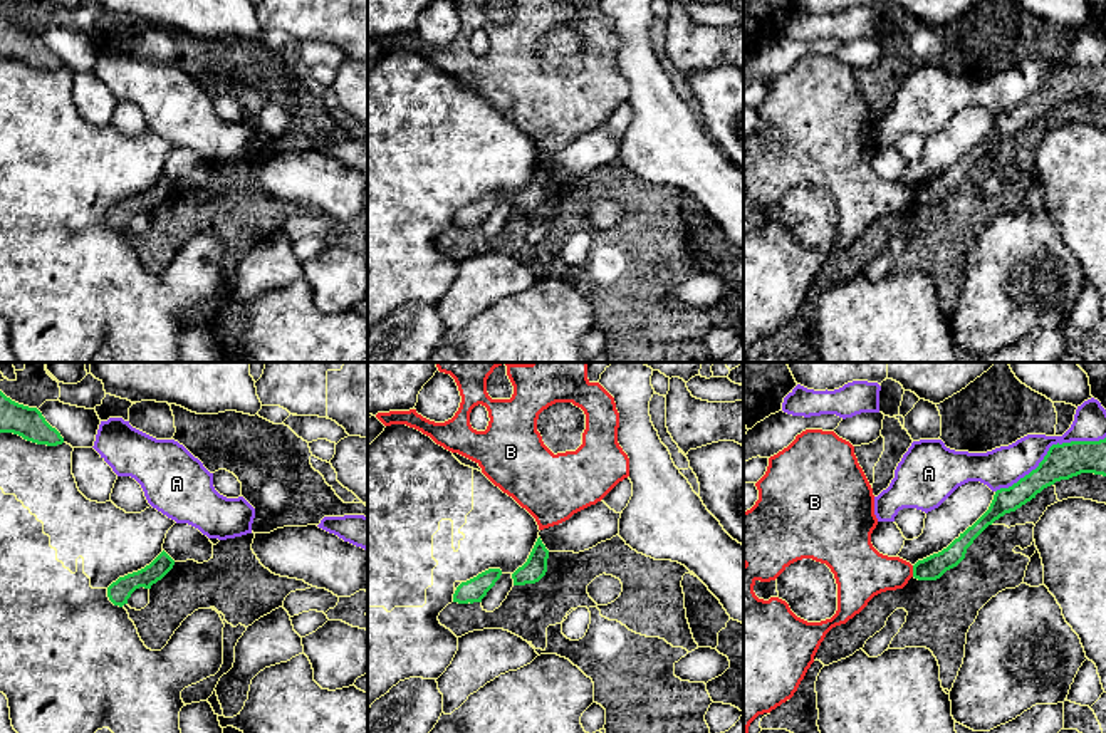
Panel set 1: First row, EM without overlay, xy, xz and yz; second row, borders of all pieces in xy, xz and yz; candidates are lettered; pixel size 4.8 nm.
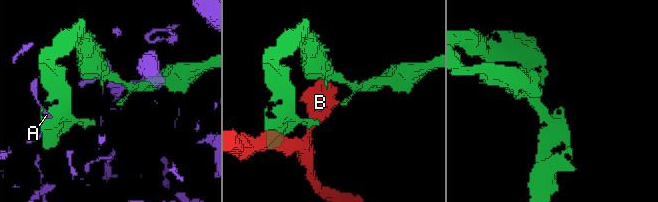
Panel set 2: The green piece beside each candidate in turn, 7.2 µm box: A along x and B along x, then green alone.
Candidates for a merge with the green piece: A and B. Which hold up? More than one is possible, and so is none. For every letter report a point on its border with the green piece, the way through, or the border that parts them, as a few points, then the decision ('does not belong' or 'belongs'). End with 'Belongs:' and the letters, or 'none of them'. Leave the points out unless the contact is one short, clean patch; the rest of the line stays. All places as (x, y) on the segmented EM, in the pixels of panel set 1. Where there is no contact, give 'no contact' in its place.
A: yz (1049, 450) | does not belong
B: yz (913, 571) | does not belong
Belongs: none of them

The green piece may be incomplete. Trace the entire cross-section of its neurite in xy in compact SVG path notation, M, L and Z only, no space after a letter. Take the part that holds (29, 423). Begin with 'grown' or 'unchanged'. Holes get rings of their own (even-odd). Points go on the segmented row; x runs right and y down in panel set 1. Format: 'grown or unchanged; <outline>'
unchanged; M0 391L0 433L13 433L27 441L47 446L64 443L37 408L18 404Z

